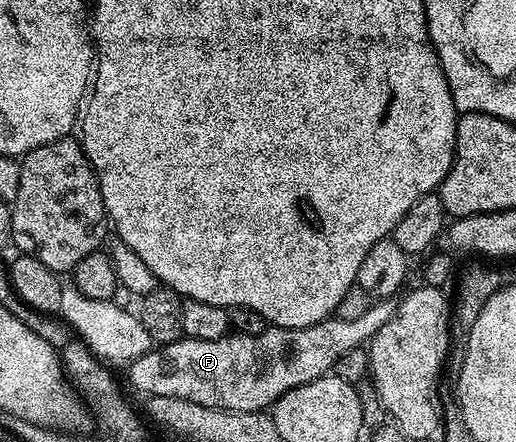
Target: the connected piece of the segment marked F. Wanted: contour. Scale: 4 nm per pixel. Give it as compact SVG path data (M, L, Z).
M381 298L373 301L366 308L365 314L358 320L342 320L335 316L319 319L306 328L291 330L281 326L272 326L263 330L258 336L246 336L235 332L228 333L218 340L198 340L181 336L175 342L157 345L144 354L127 363L128 386L131 389L151 388L155 397L181 397L183 400L202 404L215 410L230 412L264 412L275 404L290 388L298 388L302 384L310 384L323 374L331 374L337 369L336 361L347 356L351 350L360 345L371 343L372 337L396 314L398 305L396 298Z

